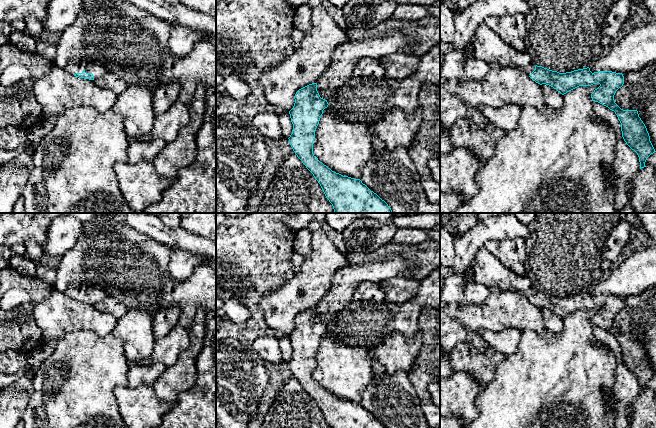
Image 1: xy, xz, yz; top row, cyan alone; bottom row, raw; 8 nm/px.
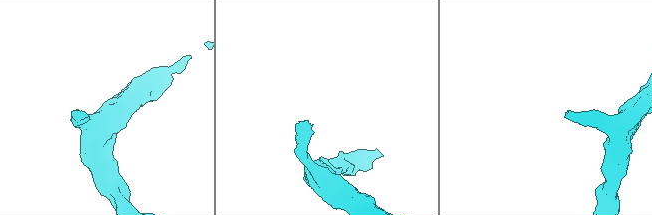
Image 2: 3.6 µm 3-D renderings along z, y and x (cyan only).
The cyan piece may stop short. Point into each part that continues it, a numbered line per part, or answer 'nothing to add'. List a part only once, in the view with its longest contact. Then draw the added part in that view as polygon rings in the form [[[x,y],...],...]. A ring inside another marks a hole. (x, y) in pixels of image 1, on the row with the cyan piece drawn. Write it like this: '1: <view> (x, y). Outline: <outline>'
1: xy (76, 65). Outline: [[[76,57],[72,58],[65,66],[64,70],[69,74],[82,73],[92,73],[94,80],[103,76],[106,72],[106,65],[101,62],[95,62],[91,58],[87,57]]]

